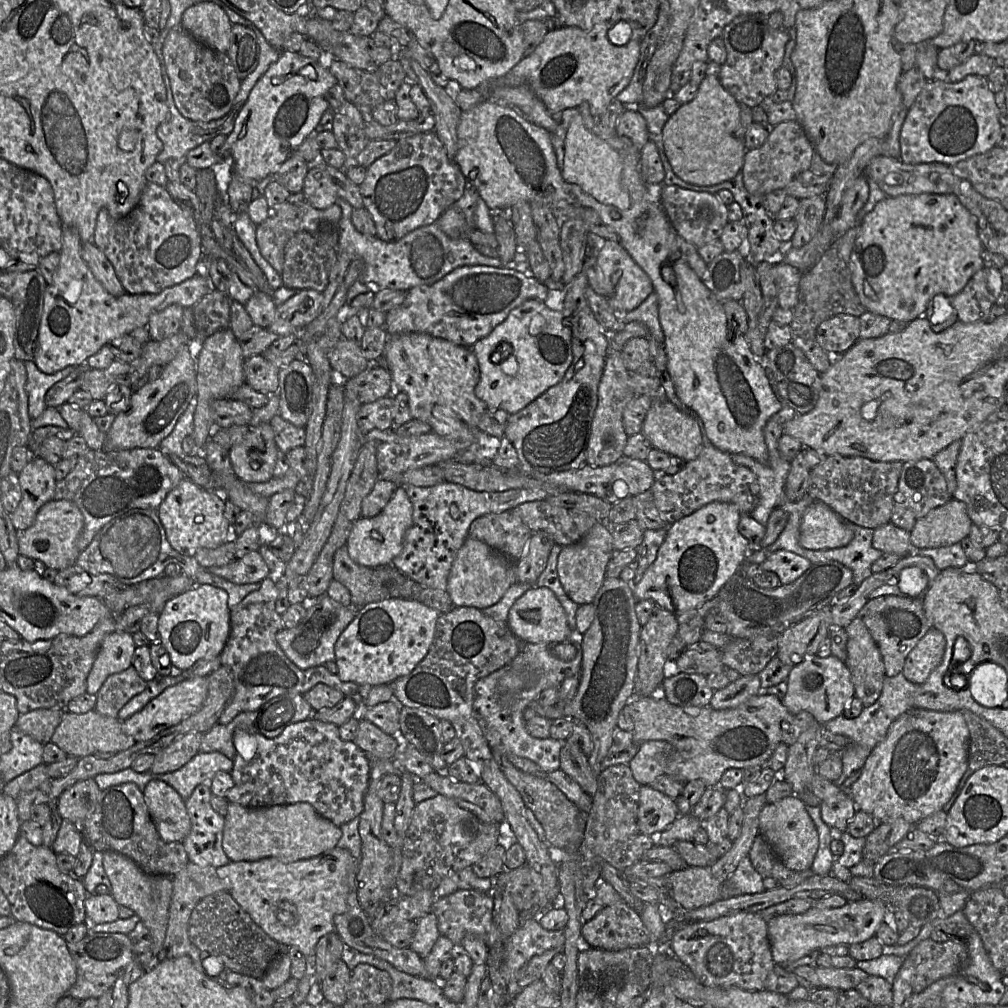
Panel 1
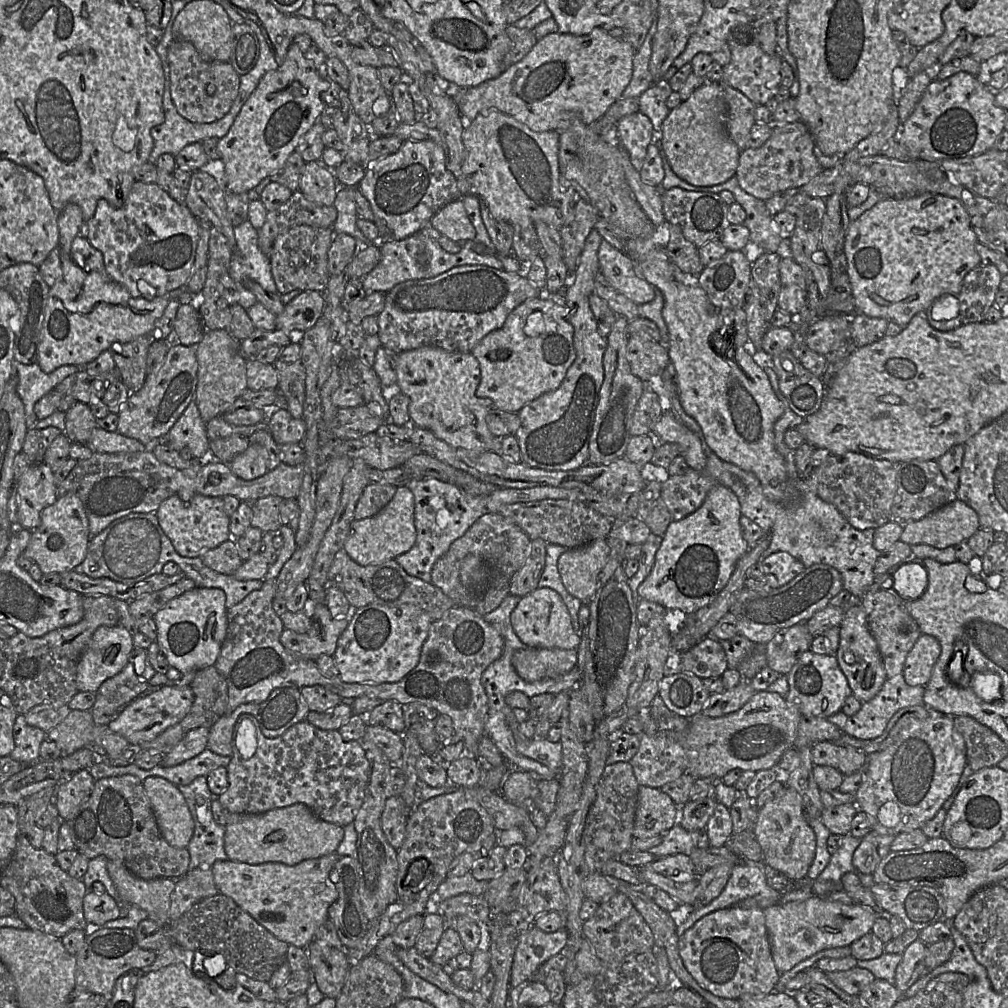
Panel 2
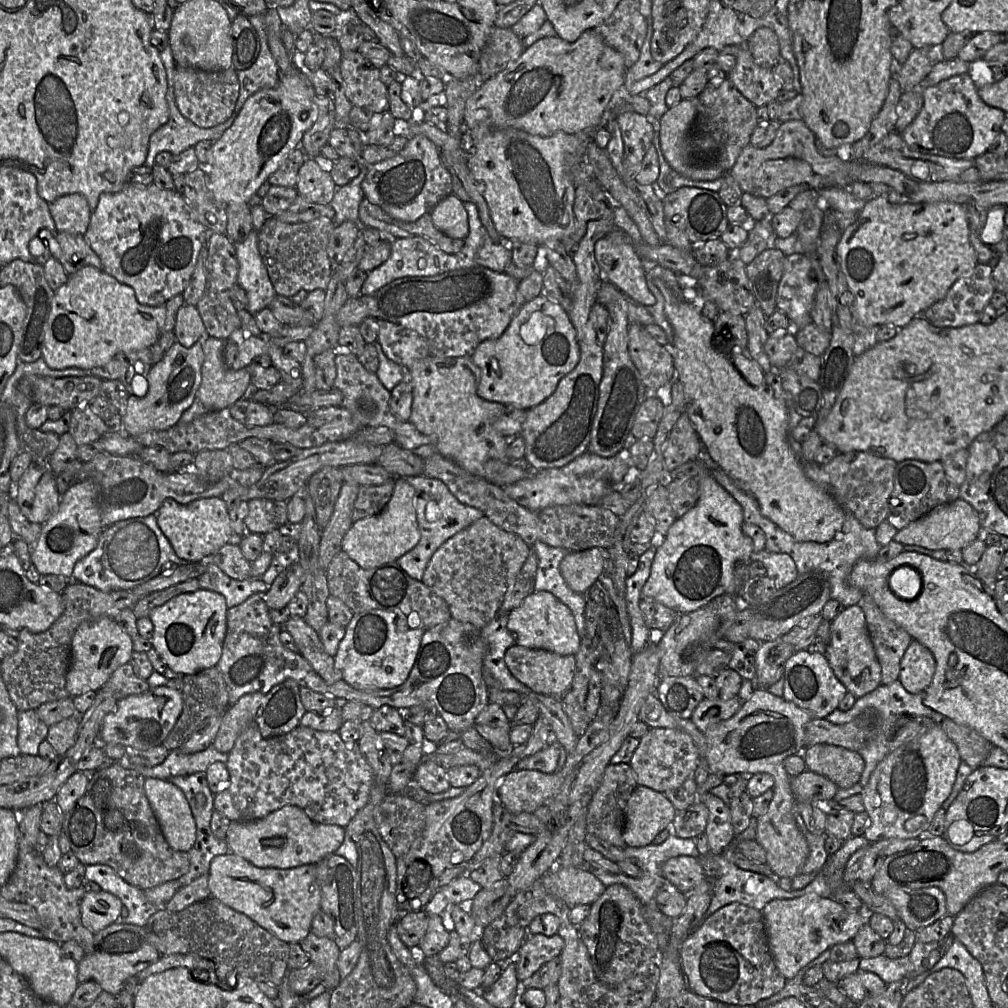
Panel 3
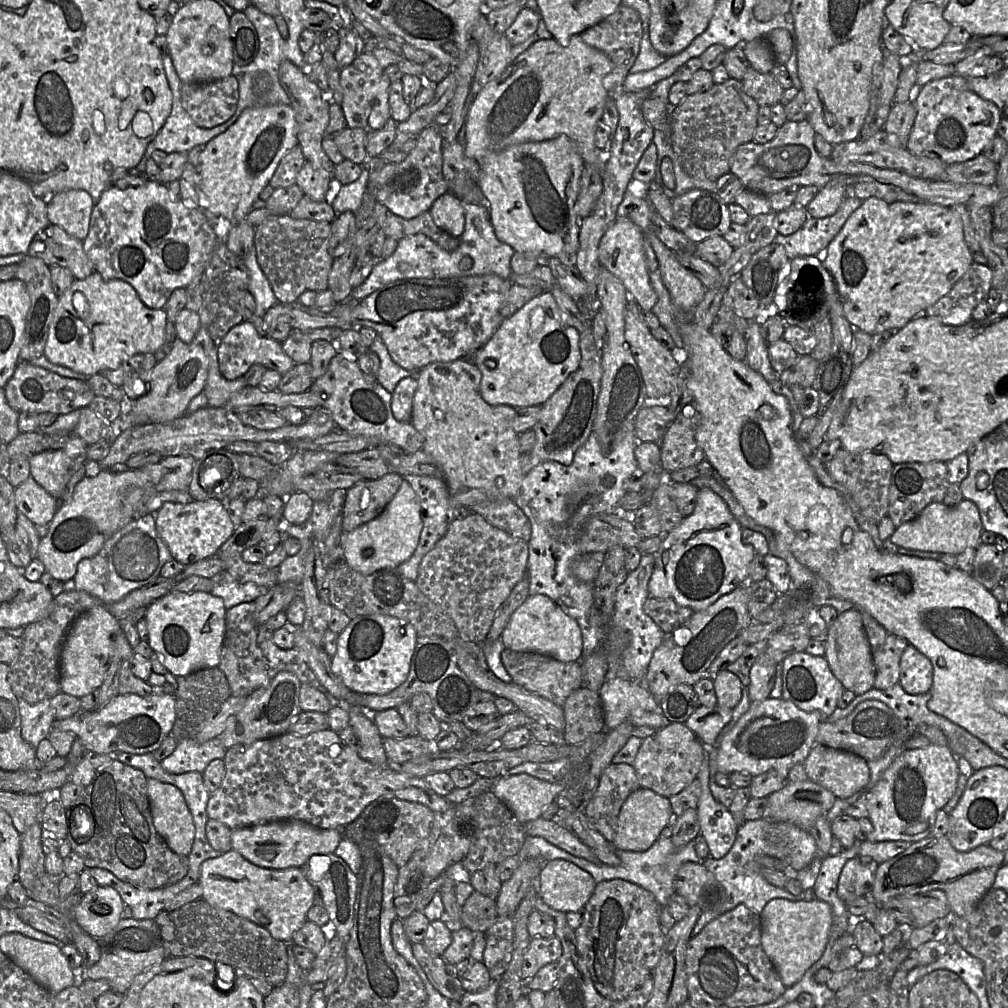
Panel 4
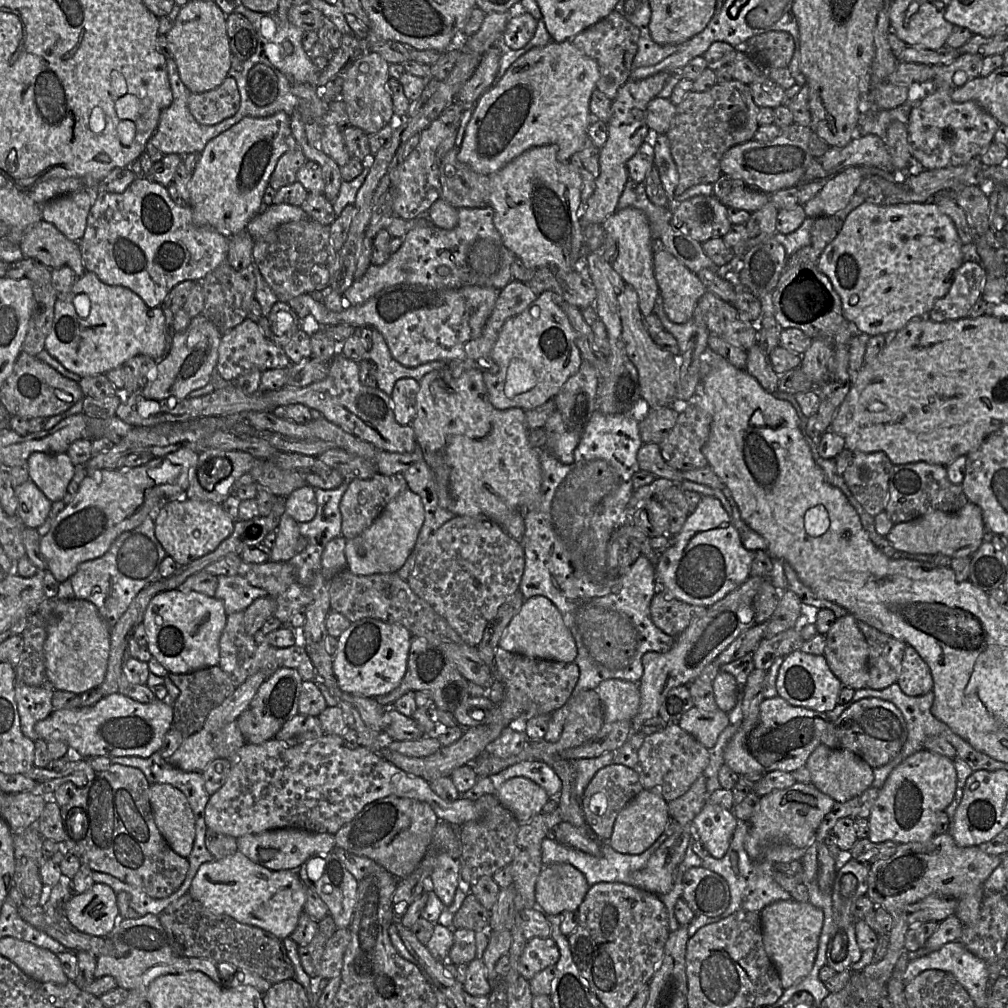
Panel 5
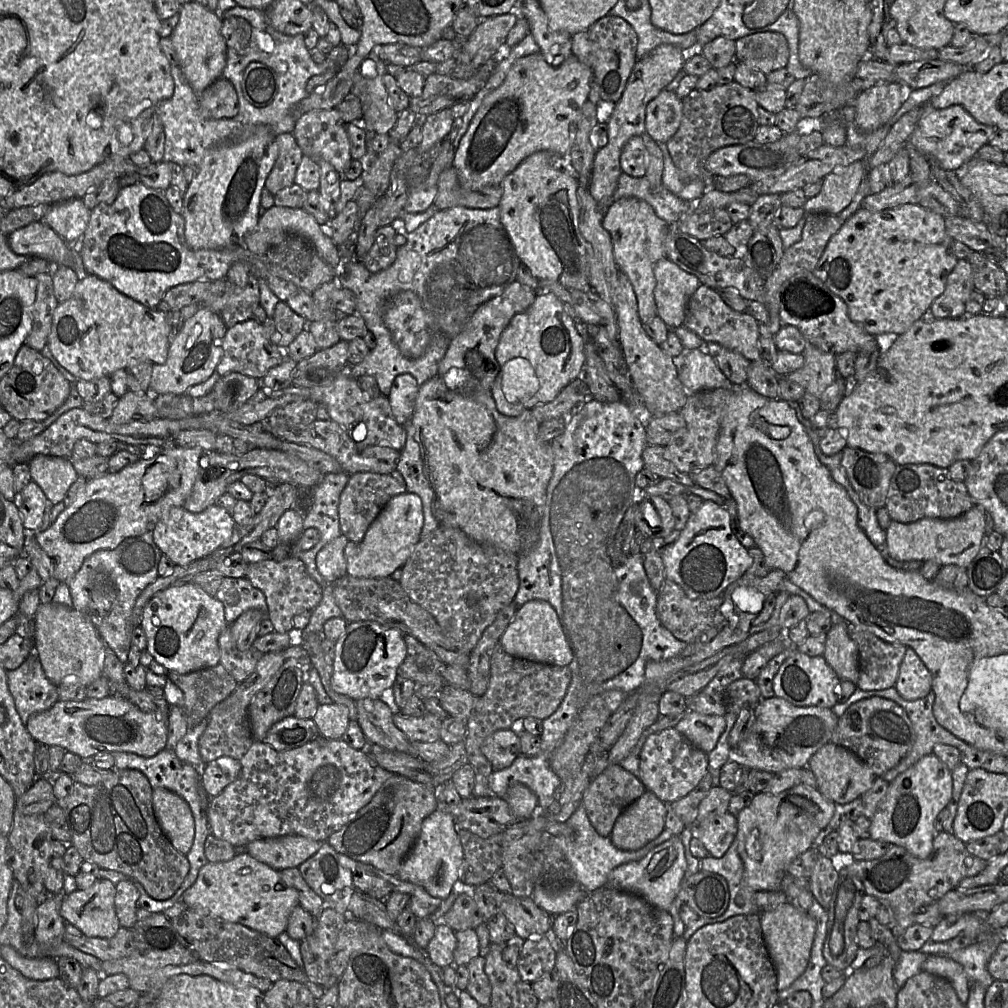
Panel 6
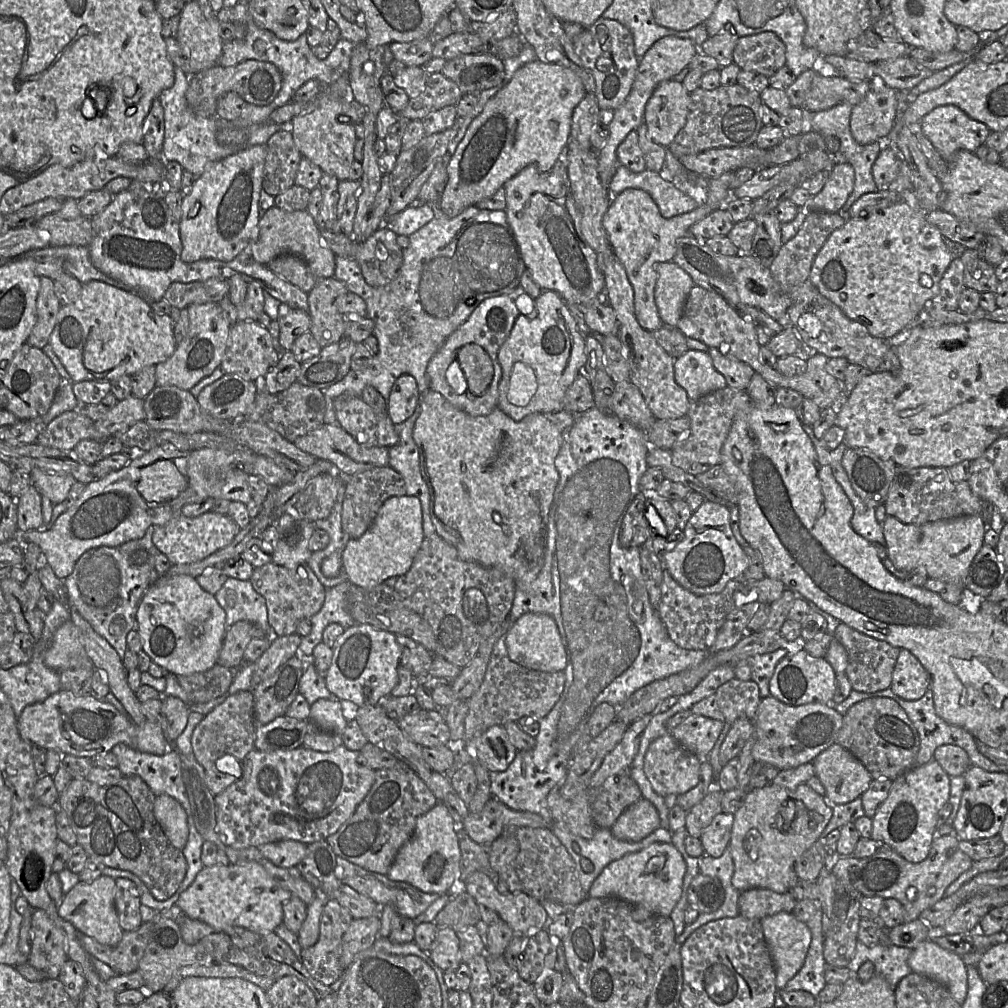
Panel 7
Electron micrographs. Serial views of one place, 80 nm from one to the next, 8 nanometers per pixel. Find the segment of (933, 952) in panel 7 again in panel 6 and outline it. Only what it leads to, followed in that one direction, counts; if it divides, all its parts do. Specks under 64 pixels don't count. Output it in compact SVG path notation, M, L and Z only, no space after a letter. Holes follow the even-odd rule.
M928 955L922 964L922 971L948 979L960 1001L964 1004L967 1003L970 993L970 982L963 967L959 963L948 956Z

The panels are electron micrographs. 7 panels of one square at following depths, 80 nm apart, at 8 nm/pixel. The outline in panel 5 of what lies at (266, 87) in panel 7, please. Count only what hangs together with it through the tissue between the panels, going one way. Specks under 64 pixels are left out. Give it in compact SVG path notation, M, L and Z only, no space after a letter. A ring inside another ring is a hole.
M264 64L255 65L247 76L247 91L257 106L272 103L278 94L278 79L274 70Z

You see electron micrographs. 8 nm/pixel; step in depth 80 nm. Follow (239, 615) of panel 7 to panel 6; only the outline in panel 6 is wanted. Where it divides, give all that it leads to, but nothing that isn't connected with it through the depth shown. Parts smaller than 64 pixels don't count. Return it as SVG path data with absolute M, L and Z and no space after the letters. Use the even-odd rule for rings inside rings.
M224 577L215 597L224 605L228 624L232 624L250 609L258 609L267 617L268 606L264 593L255 588L246 577Z

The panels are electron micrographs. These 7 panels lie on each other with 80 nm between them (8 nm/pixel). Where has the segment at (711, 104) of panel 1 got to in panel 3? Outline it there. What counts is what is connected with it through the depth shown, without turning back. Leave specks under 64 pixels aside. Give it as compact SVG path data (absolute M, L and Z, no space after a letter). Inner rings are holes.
M698 98L682 99L680 103L668 109L660 121L660 145L665 159L671 168L682 176L697 181L713 181L726 173L718 162L711 160L707 164L696 164L691 157L690 135L698 118Z

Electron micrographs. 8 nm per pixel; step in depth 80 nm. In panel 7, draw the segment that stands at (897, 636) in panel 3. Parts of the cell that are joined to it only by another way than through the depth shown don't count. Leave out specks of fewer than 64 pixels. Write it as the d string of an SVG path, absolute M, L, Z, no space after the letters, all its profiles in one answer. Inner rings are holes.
M844 623L837 626L833 638L838 640L847 651L848 664L845 674L853 690L876 692L891 686L893 670L902 648L894 647L883 640L867 636Z

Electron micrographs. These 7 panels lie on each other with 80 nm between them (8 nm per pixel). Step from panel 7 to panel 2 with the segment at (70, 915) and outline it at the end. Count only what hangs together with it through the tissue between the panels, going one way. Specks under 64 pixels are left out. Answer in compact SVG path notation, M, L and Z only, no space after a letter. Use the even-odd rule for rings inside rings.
M88 890L83 899L83 914L88 928L102 927L106 922L119 918L118 903L107 892L95 893Z

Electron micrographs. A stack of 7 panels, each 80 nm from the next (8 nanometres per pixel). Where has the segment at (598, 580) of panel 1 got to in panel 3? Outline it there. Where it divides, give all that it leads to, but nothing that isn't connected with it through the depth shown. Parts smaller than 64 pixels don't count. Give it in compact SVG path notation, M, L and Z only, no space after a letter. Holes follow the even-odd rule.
M598 547L570 551L560 563L560 572L568 587L584 594L603 571L606 550Z

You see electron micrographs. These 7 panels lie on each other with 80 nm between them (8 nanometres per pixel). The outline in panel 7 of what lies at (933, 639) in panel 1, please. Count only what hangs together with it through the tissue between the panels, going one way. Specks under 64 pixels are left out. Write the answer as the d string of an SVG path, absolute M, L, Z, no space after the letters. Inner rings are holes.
M907 649L900 650L890 688L905 700L918 700L931 688L929 673L917 657Z

